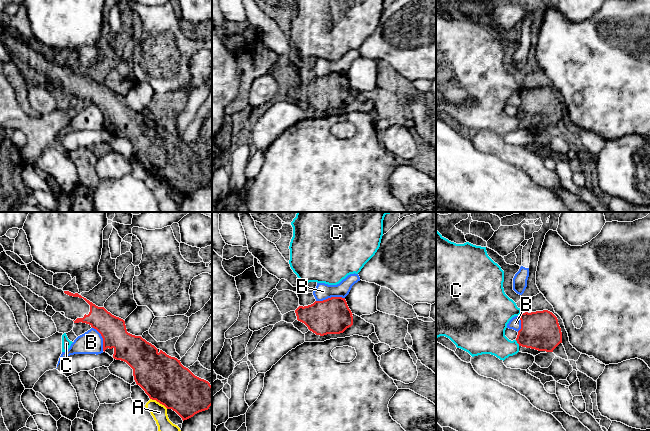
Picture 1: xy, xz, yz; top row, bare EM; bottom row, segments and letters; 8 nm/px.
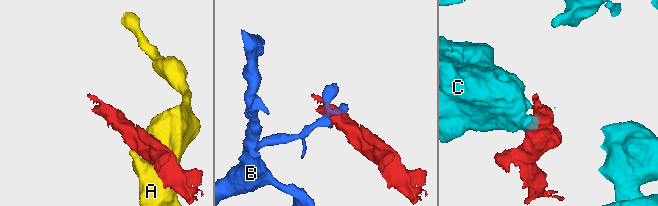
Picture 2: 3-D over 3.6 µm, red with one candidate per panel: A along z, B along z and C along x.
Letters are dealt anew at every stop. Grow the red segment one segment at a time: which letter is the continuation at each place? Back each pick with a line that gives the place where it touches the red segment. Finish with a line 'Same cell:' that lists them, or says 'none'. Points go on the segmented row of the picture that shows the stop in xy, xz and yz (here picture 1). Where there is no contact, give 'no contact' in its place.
Same cell: none

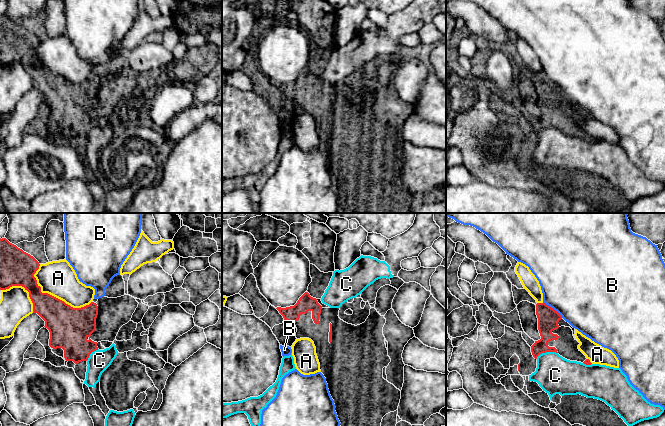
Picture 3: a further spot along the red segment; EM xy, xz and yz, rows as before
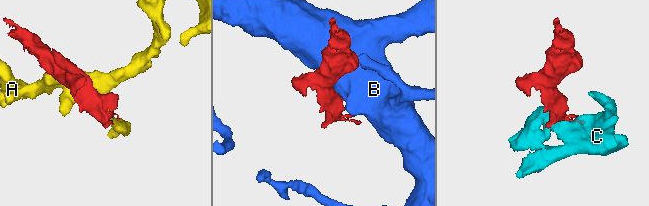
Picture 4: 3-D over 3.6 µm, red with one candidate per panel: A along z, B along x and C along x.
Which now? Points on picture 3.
Same cell: none

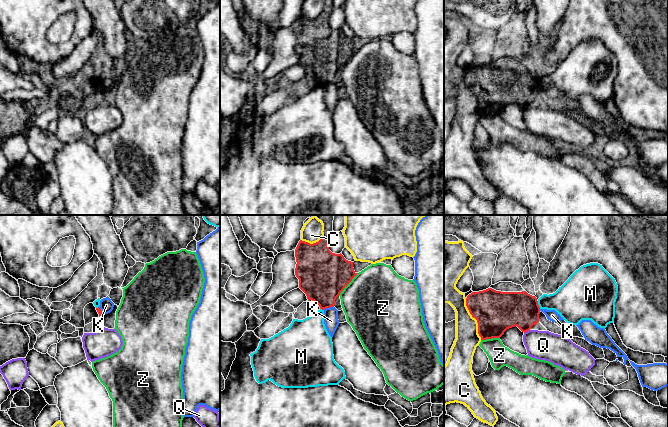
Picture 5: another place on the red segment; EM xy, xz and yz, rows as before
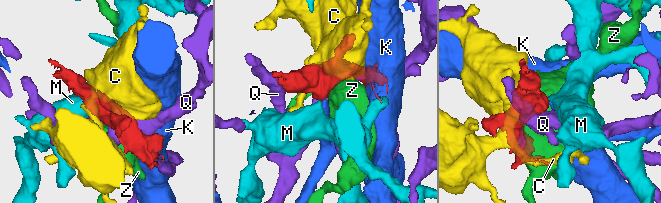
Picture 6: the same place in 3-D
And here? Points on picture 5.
Same cell: none

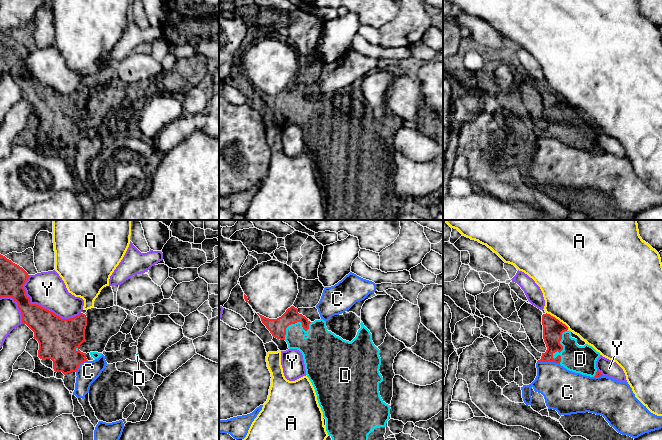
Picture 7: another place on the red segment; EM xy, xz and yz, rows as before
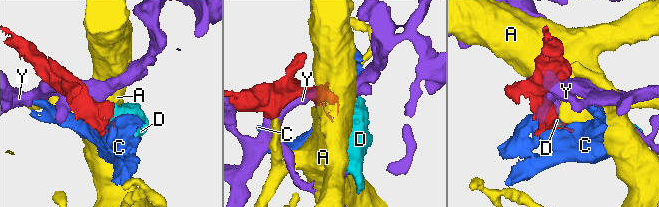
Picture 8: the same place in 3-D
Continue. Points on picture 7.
D: yz (562, 346)
Same cell: D

